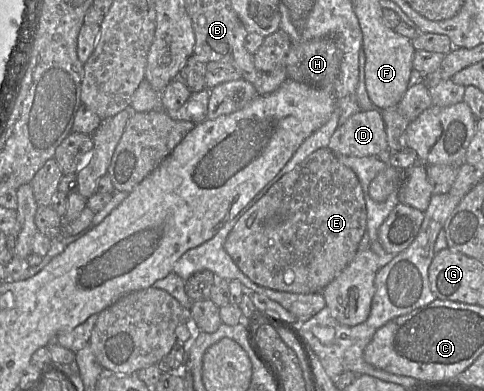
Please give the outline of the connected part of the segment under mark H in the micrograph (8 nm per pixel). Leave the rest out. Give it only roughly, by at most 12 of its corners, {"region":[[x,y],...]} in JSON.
{"region":[[282,30],[253,54],[261,73],[334,91],[342,50],[331,38],[297,43]]}

